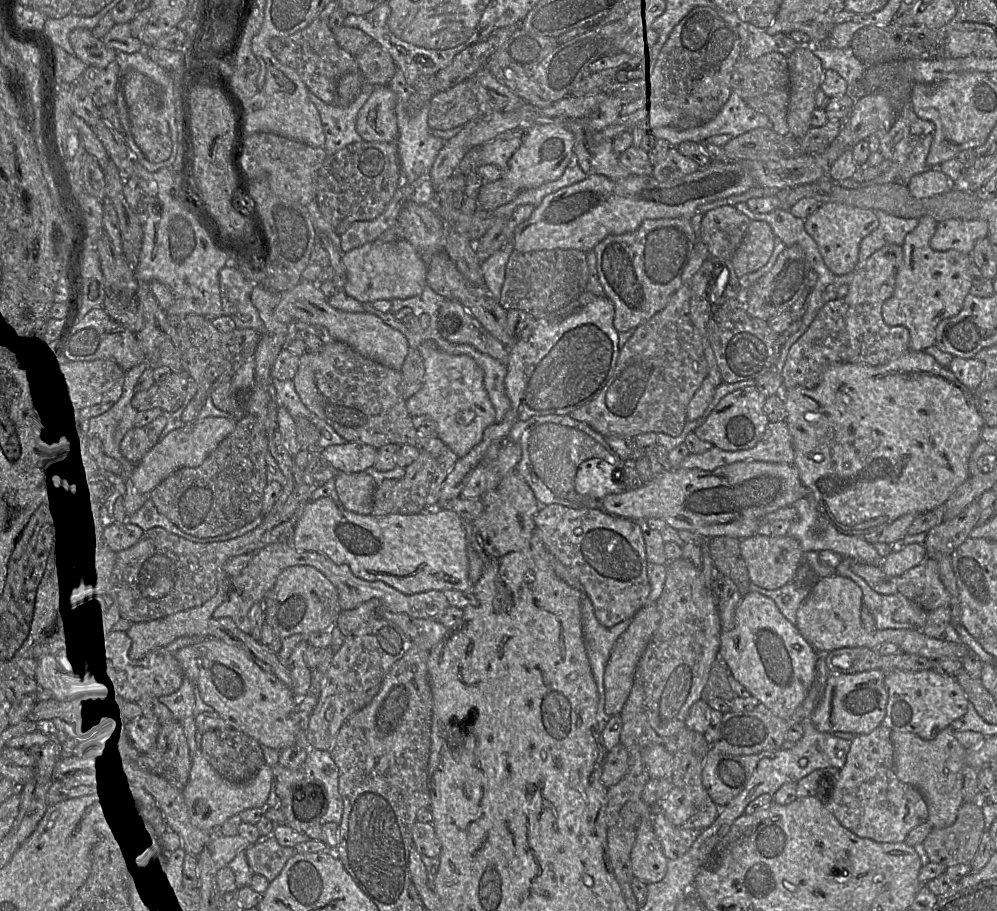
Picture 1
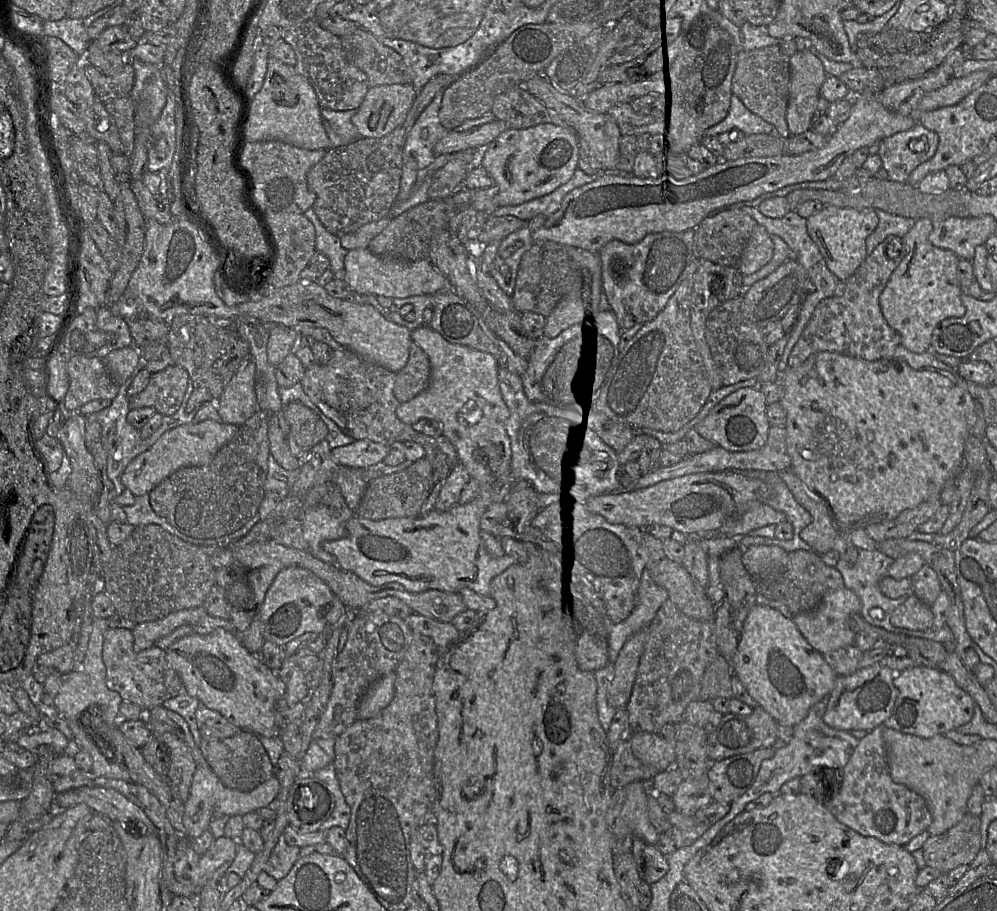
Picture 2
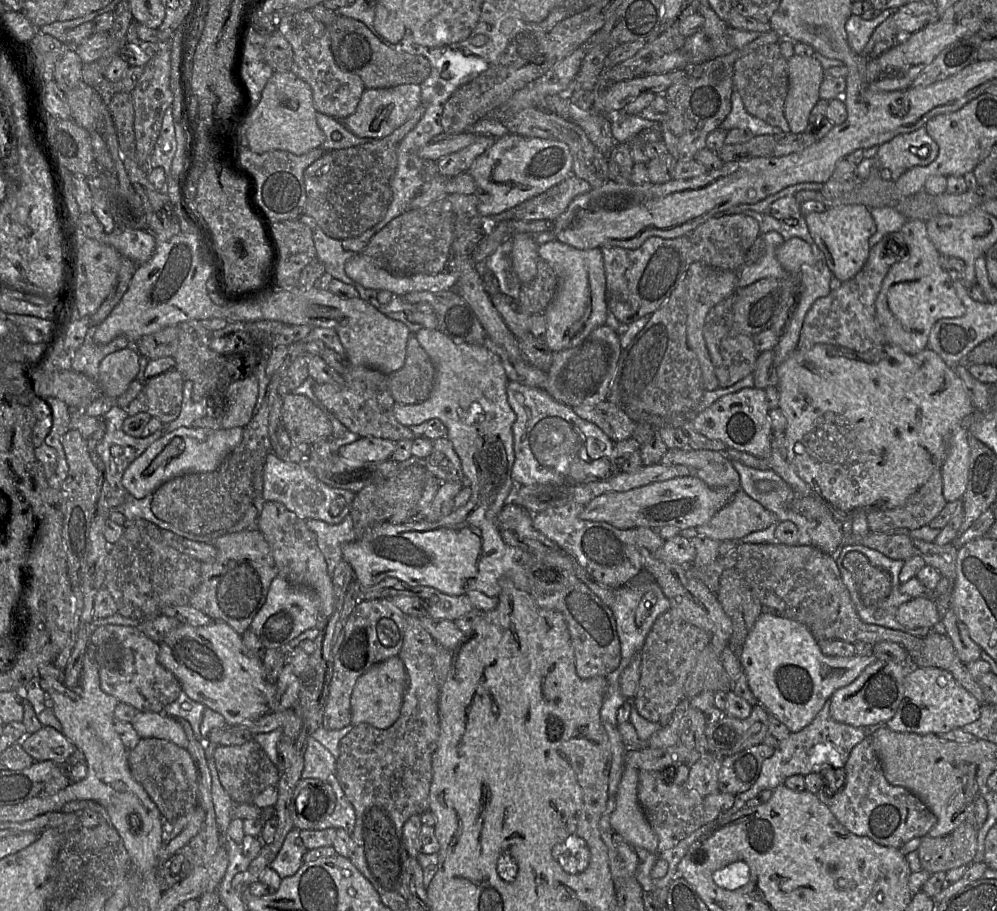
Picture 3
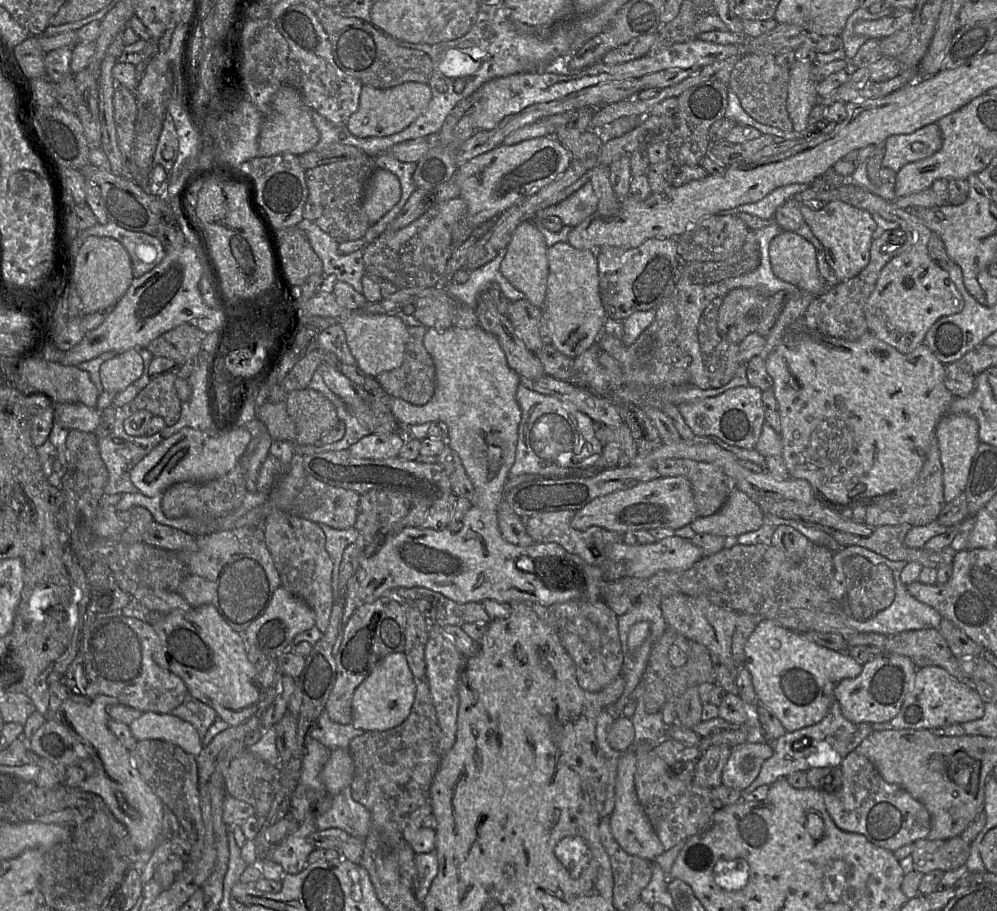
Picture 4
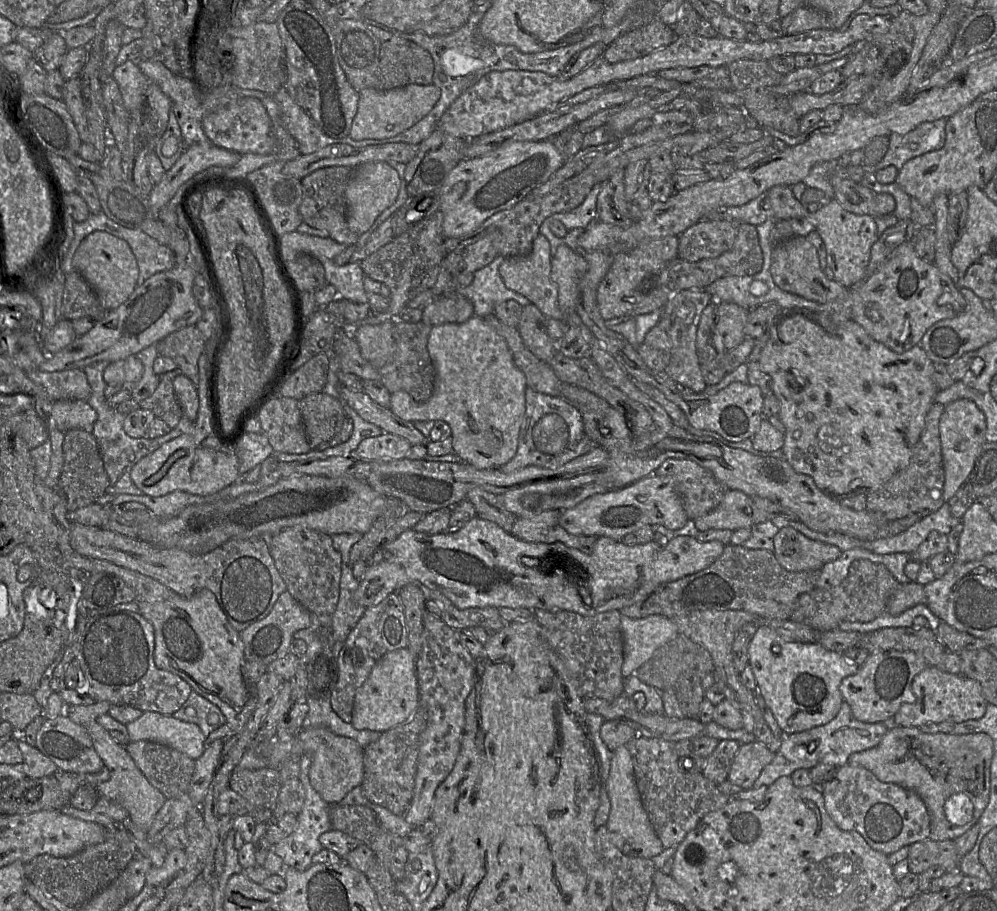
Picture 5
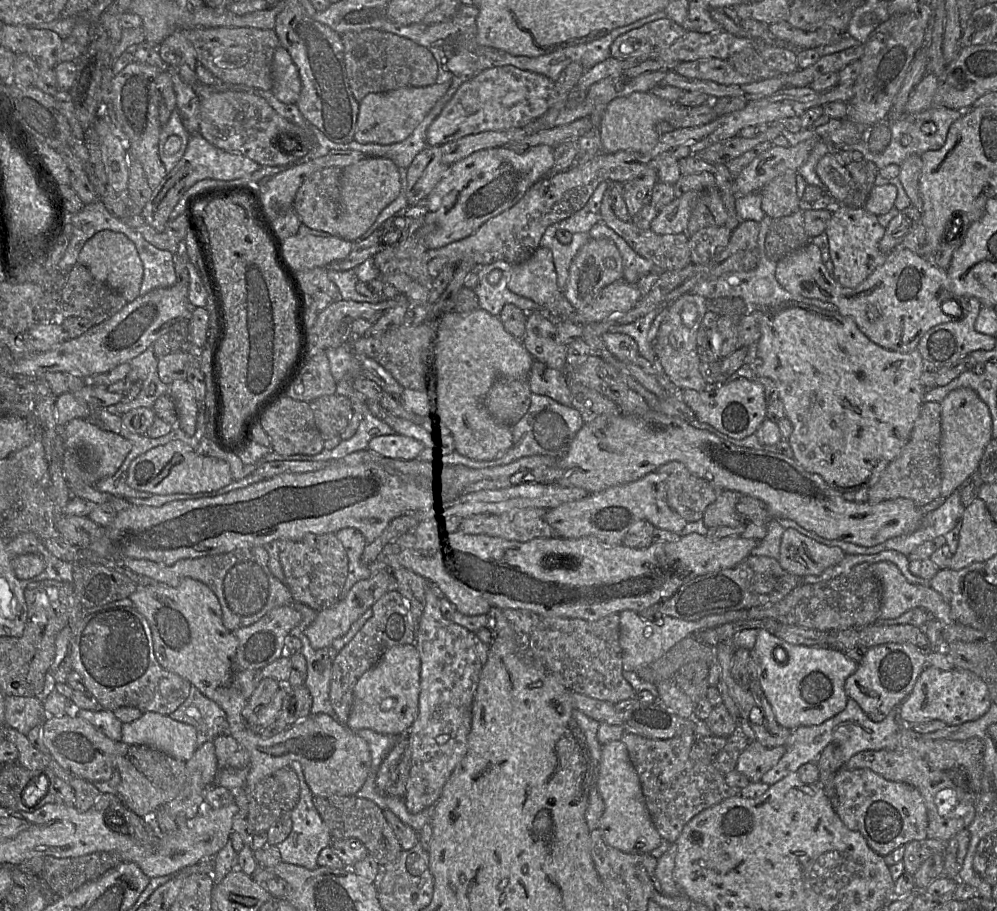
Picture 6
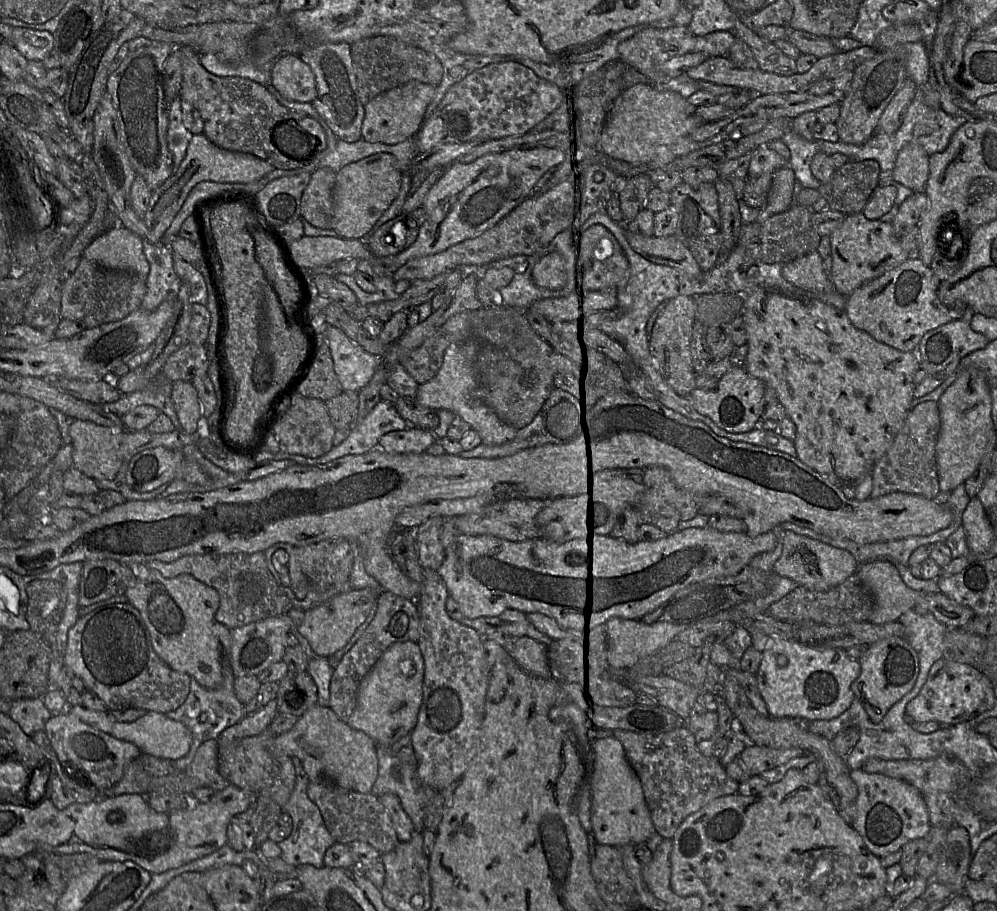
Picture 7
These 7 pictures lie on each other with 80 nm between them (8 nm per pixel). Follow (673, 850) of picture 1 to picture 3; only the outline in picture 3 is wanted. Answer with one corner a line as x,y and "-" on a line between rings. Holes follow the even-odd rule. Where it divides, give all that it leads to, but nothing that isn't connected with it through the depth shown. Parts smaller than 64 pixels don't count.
638,770
638,800
651,827
658,835
658,853
670,850
690,834
715,821
723,813
704,805
704,798
684,785
664,781
661,772

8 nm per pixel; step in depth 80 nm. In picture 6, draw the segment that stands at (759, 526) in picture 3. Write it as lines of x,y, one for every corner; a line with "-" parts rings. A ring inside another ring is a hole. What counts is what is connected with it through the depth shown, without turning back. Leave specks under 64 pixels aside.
721,491
717,499
710,504
702,516
702,521
707,528
717,526
737,527
746,523
744,518
736,511
736,505
741,494
731,491

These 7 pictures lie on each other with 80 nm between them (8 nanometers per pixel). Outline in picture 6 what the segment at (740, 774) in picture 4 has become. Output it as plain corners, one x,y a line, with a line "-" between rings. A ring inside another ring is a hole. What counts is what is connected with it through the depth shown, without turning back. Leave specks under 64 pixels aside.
751,741
739,755
735,770
749,782
759,782
762,776
774,767
785,753
784,746
767,748
757,741

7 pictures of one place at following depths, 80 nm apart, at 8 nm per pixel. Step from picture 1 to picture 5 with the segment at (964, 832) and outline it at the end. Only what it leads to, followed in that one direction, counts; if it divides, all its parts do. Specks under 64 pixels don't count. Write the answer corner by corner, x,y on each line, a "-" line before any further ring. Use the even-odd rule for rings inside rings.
929,838
909,846
906,858
909,871
919,875
931,866
940,866
945,872
957,871
961,860
954,840
933,841

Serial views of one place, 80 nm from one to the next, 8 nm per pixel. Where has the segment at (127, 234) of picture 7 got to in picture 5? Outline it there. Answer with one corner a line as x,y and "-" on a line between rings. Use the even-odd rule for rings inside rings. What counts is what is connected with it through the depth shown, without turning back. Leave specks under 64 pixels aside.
94,231
83,239
73,257
73,270
79,272
93,288
98,301
106,311
117,308
129,298
137,286
139,275
137,259
130,245
125,240
105,231

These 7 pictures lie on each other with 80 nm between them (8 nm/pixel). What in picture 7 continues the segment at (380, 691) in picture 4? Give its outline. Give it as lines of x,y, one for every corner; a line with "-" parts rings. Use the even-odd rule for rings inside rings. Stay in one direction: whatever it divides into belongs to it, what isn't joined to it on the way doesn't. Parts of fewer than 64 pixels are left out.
411,641
394,643
360,681
355,707
347,725
364,732
381,746
391,745
410,734
417,723
423,677
424,660
418,644

